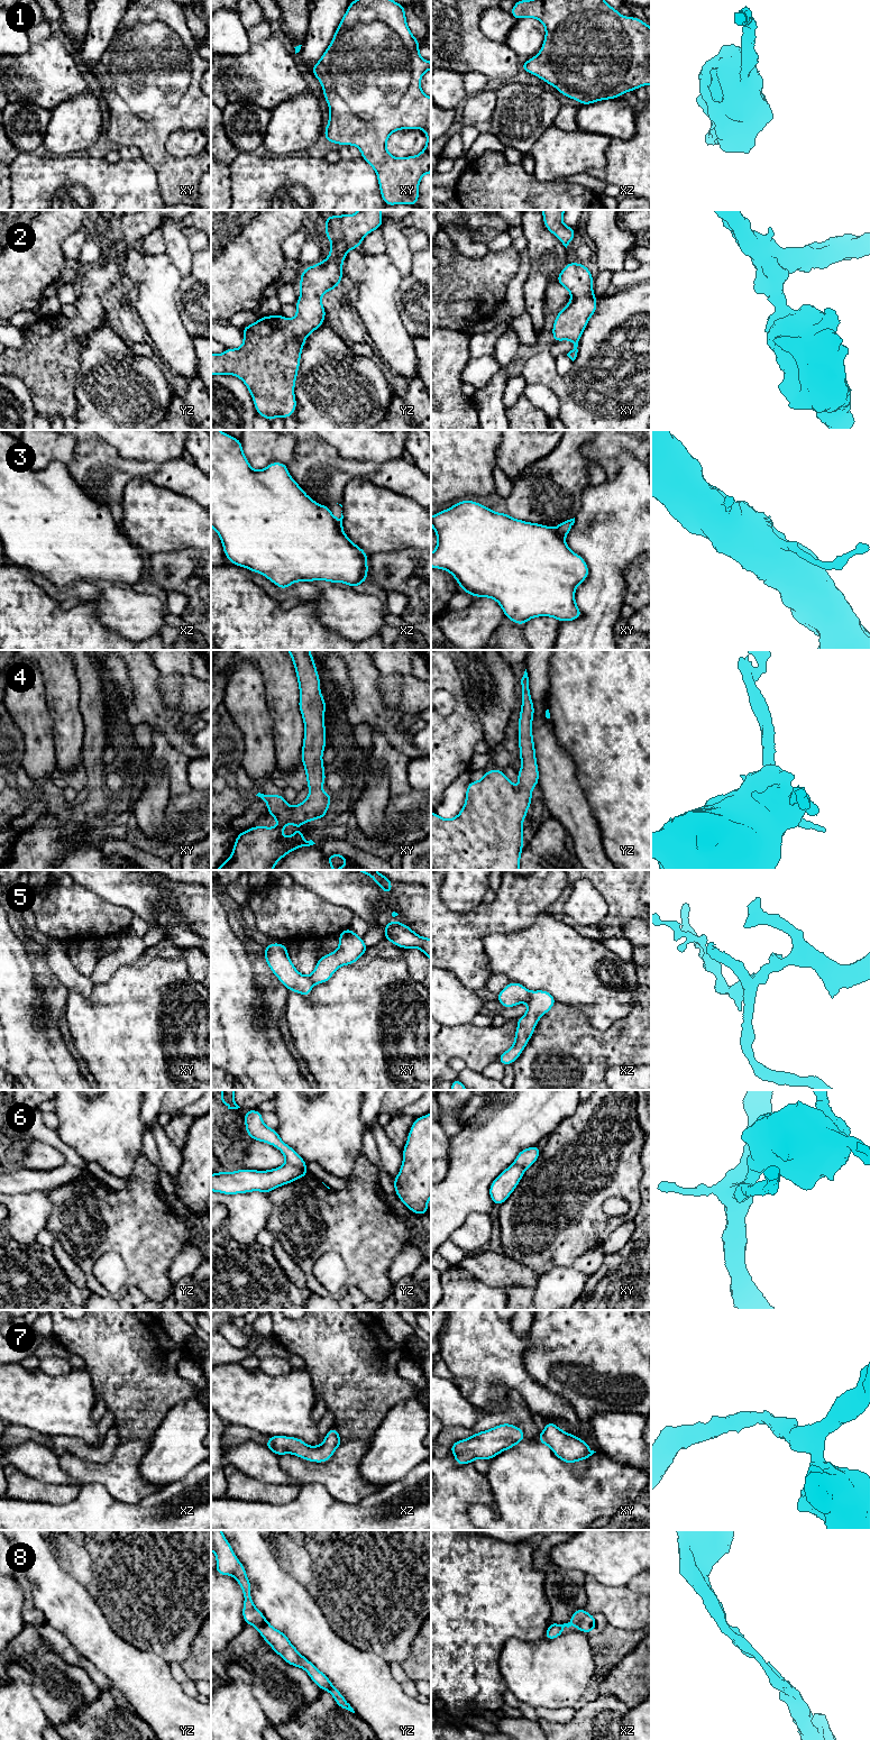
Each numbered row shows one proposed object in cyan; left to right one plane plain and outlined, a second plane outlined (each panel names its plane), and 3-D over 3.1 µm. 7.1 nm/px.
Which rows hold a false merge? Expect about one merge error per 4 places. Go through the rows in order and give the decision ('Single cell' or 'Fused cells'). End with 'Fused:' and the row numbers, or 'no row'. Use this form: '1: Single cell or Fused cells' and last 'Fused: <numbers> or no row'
1: Single cell
2: Single cell
3: Fused cells
4: Single cell
5: Fused cells
6: Fused cells
7: Single cell
8: Single cell
Fused: 3, 5, 6

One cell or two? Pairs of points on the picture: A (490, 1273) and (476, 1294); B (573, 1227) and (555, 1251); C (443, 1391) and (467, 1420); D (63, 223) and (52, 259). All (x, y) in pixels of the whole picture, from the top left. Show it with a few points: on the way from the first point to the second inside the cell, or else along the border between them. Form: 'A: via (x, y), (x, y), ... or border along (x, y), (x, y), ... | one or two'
A: border along (461, 1267), (485, 1283), (504, 1289) | two
B: via (567, 1233), (555, 1245) | one
C: via (445, 1398), (460, 1413) | one
D: via (54, 232), (52, 235), (52, 250) | one

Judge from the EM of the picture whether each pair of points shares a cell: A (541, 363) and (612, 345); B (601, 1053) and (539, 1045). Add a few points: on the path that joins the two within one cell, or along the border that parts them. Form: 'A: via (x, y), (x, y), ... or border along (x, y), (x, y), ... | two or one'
A: via (559, 378), (578, 378), (594, 363) | one
B: via (585, 1053), (566, 1052), (562, 1049), (555, 1049) | one

